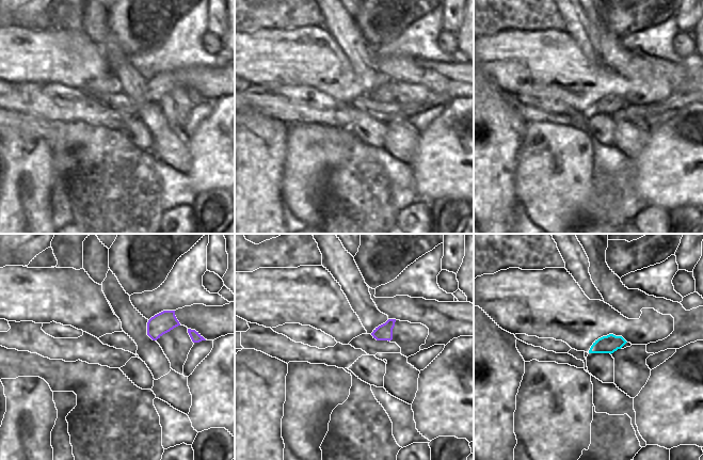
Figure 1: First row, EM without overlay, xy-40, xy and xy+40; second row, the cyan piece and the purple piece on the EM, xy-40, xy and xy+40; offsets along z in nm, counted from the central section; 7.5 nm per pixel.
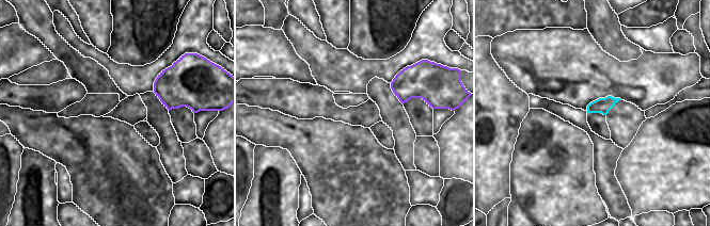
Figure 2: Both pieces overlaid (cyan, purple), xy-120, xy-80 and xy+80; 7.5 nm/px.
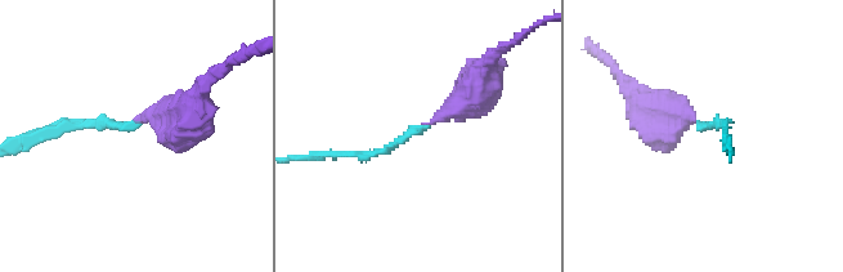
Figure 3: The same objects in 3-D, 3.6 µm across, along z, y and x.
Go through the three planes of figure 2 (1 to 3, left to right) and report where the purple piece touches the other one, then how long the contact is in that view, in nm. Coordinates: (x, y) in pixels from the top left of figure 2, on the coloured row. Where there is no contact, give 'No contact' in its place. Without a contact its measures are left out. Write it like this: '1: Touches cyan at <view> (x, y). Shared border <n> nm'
1: No contact
2: No contact
3: No contact.

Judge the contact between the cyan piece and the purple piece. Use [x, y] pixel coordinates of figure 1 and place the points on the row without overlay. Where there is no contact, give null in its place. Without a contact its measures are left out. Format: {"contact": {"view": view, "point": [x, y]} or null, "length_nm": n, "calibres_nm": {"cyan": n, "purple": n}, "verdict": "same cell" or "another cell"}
{"contact": null, "verdict": "same cell"}

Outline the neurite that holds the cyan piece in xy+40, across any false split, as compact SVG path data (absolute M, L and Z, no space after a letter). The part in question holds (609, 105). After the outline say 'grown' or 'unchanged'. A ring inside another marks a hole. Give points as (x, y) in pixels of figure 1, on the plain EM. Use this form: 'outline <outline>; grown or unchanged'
outline M609 95L595 101L591 107L589 114L613 114L621 110L627 102L622 97Z; unchanged

